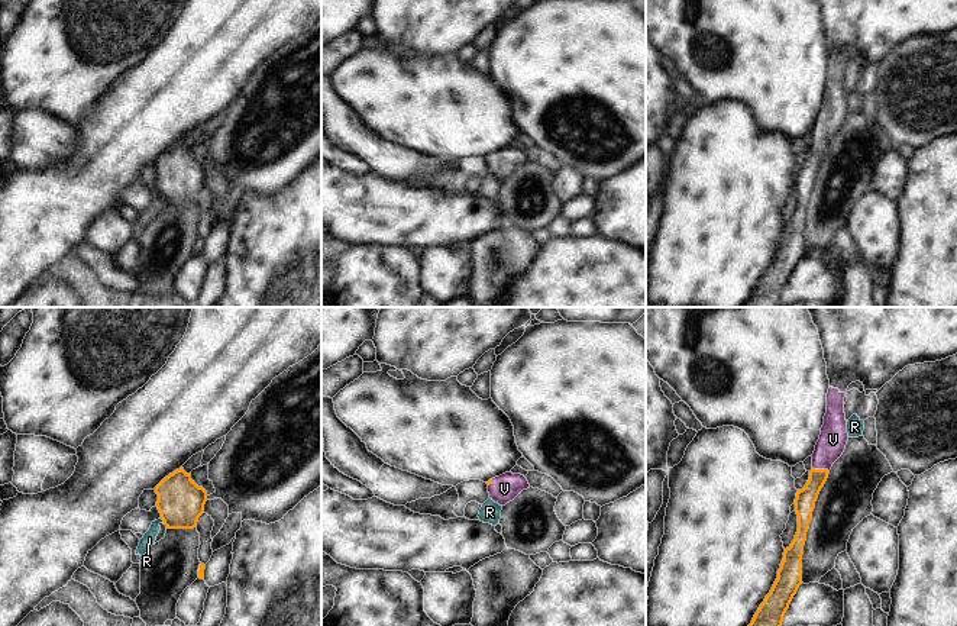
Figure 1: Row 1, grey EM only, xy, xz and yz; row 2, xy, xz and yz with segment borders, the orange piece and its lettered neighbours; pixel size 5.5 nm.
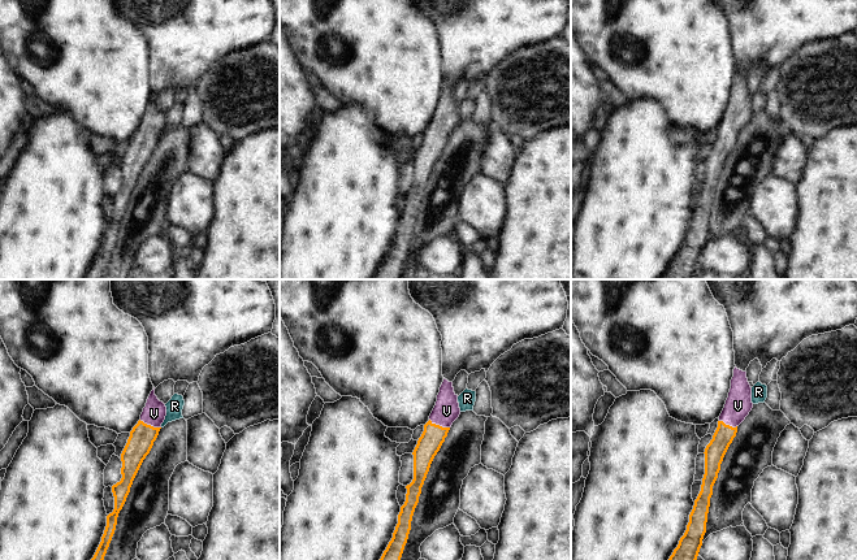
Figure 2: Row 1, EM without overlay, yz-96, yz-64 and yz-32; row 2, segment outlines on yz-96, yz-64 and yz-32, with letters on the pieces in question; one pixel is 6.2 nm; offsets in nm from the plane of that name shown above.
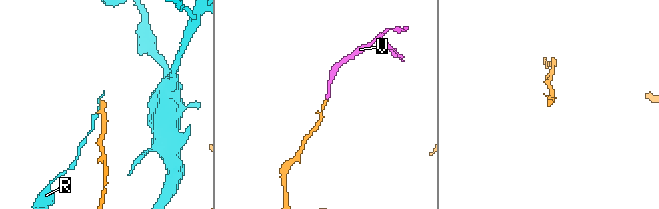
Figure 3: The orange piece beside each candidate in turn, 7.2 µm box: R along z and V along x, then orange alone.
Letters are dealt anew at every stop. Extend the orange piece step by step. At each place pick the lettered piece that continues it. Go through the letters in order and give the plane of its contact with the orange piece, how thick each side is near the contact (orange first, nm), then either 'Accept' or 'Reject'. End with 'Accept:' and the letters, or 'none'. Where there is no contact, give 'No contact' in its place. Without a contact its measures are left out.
R: Touches orange in xy. Thickness 260 nm (orange) against 70 nm. Reject
V: Touches orange in yz. Thickness 110 nm (orange) against 160 nm. Accept
Accept: V

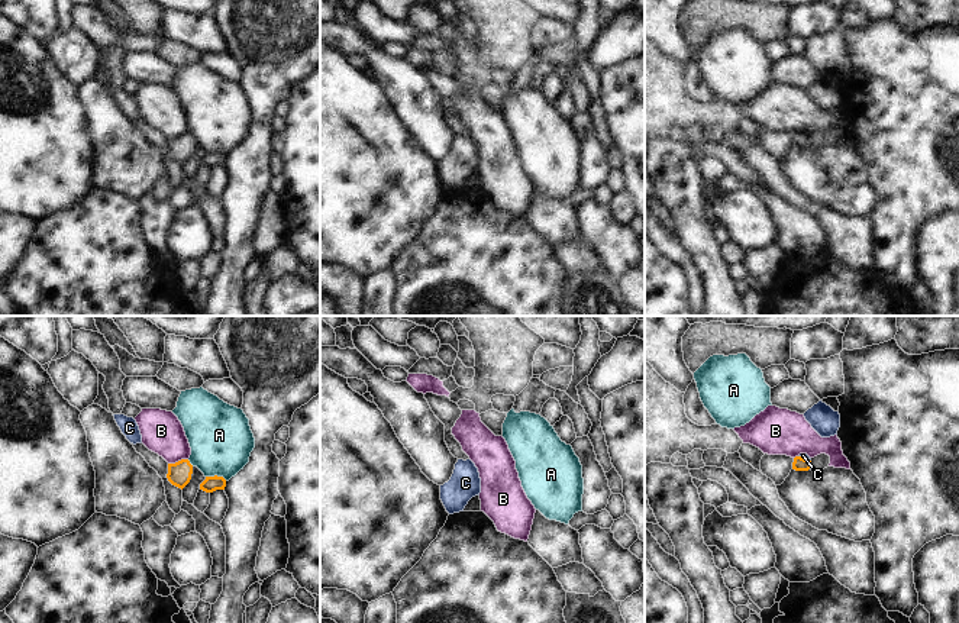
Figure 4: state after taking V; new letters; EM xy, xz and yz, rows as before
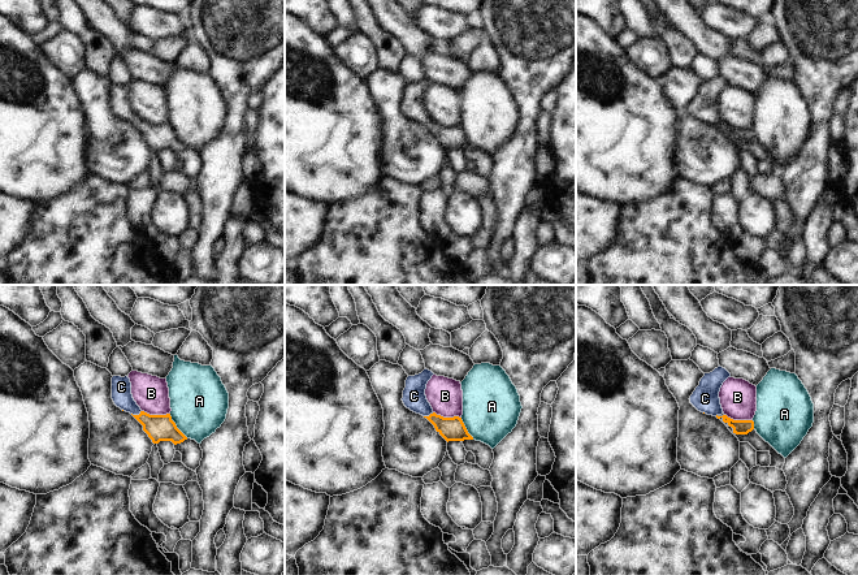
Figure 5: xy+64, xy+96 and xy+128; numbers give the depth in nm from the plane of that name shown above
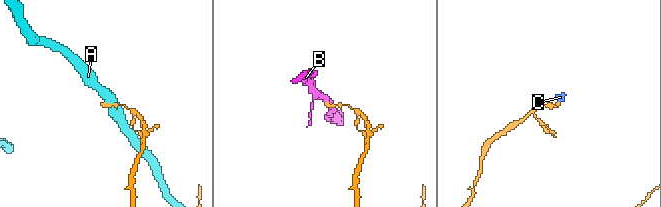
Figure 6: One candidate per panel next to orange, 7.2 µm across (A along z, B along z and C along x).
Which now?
A: Touches orange in xy. Thickness 90 nm (orange) against 340 nm. Reject
B: Touches orange in xy. Thickness 130 nm (orange) against 220 nm. Reject
C: Touches orange in yz. Thickness 80 nm (orange) against 30 nm. Accept
Accept: C

